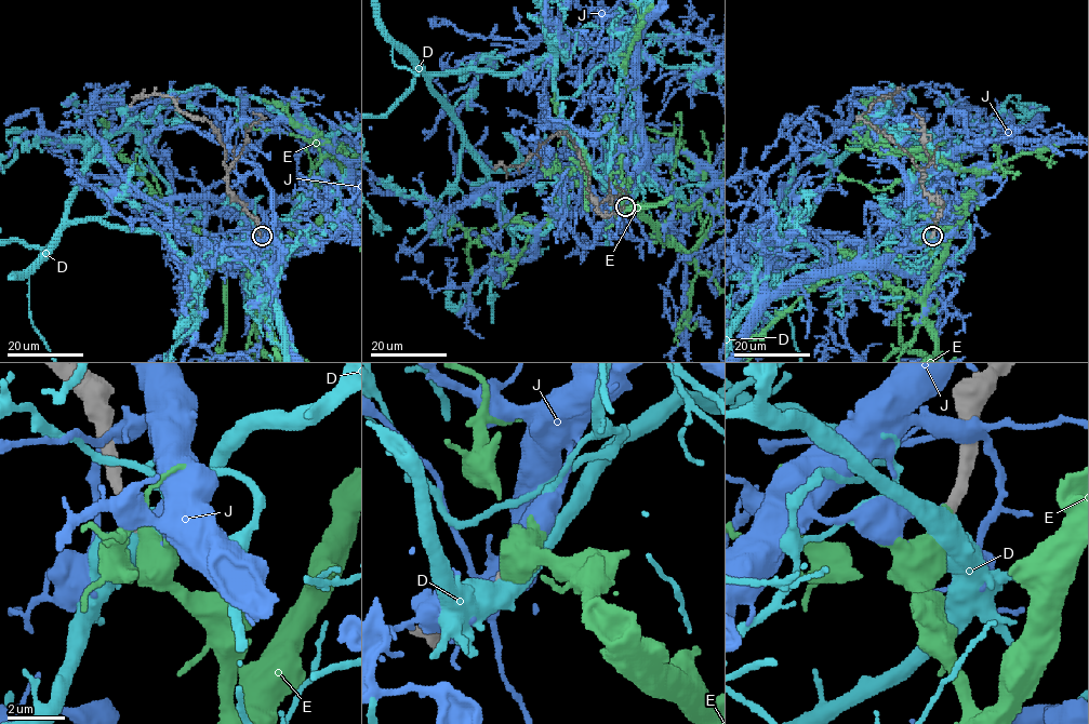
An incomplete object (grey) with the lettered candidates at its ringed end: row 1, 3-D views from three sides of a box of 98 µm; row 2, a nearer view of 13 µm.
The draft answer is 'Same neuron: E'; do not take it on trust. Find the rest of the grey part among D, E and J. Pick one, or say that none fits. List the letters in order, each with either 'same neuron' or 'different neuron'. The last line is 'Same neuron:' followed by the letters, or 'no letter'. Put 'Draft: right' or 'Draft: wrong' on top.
Draft: right
D: different neuron
E: same neuron
J: different neuron
Same neuron: E

